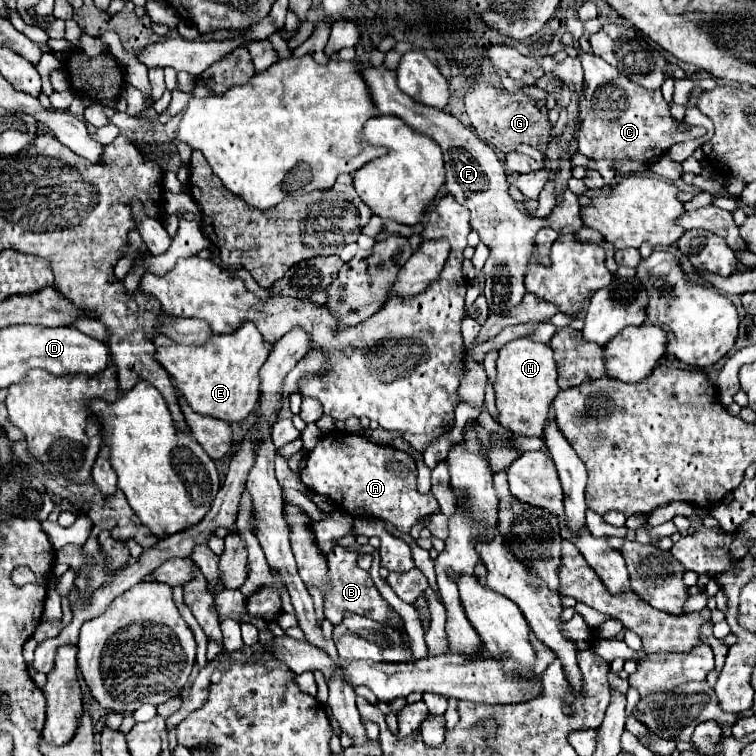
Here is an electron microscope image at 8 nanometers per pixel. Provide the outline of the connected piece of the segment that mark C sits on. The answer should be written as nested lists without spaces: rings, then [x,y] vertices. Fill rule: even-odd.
[[[579,51],[585,71],[585,89],[579,105],[579,129],[577,145],[579,153],[599,161],[599,159],[633,159],[633,161],[655,161],[665,155],[667,149],[679,141],[691,141],[703,137],[707,131],[703,127],[677,129],[675,119],[669,115],[669,105],[661,91],[647,91],[641,85],[629,81],[621,71],[611,67],[607,61],[593,53]]]

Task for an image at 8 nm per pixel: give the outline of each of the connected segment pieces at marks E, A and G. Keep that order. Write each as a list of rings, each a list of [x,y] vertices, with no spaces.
[[[243,321],[235,333],[213,335],[203,345],[157,347],[157,361],[175,379],[177,389],[187,397],[195,413],[211,415],[227,423],[243,421],[259,401],[259,369],[267,361],[273,345],[263,341],[251,321]]]
[[[333,433],[321,437],[315,449],[309,451],[307,465],[299,477],[311,491],[327,495],[339,509],[345,509],[353,517],[387,519],[405,533],[409,533],[419,519],[439,511],[431,493],[417,493],[417,467],[407,453],[371,443],[359,435]]]
[[[475,83],[465,95],[465,109],[477,135],[501,153],[517,151],[519,145],[529,145],[545,153],[547,143],[551,139],[551,125],[547,121],[547,109],[537,109],[535,99],[521,93],[511,95],[509,91],[497,89],[487,83]]]

